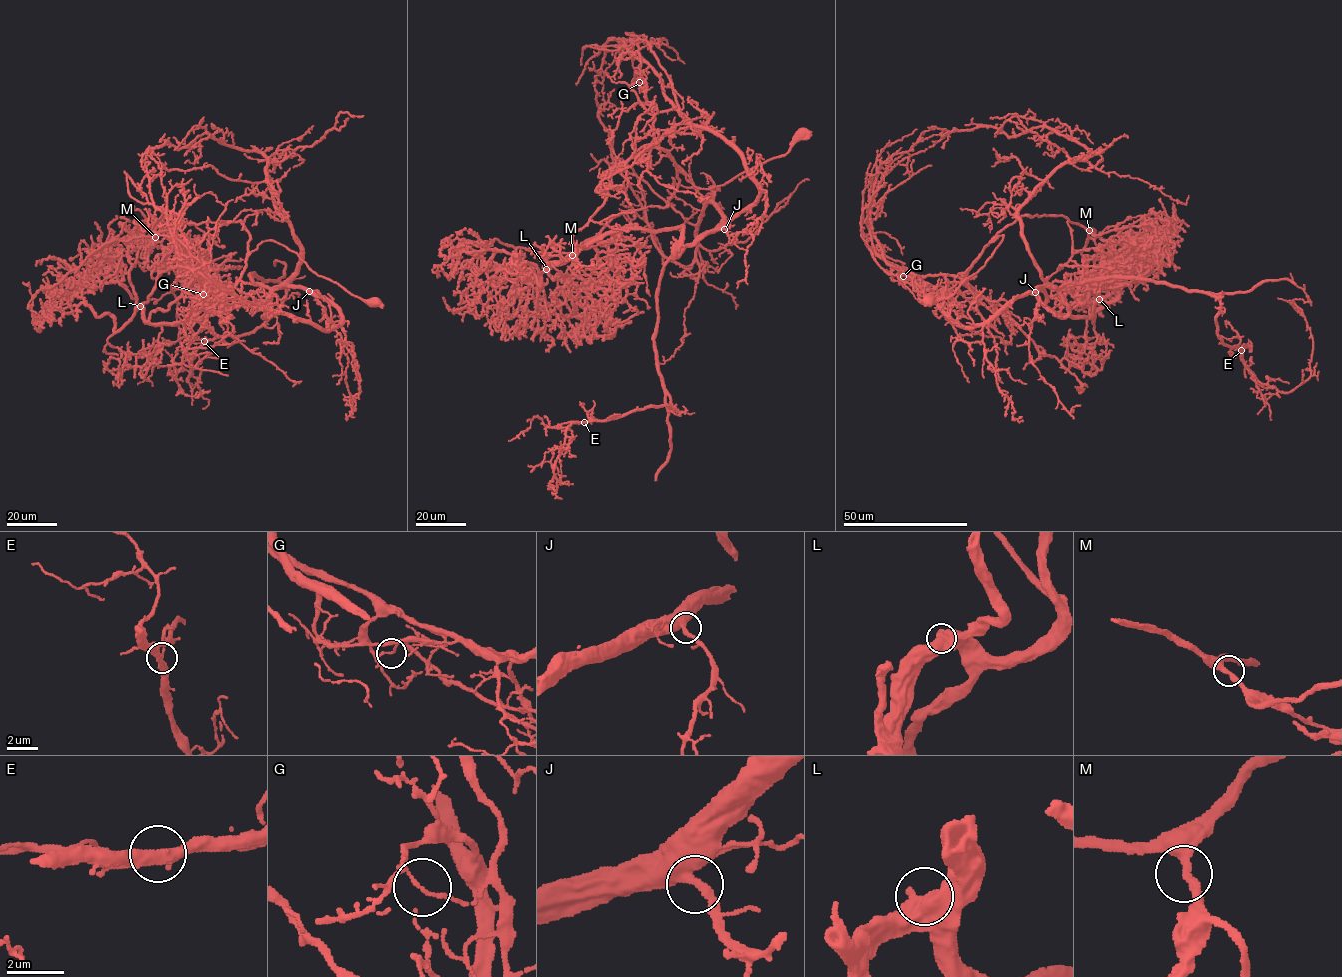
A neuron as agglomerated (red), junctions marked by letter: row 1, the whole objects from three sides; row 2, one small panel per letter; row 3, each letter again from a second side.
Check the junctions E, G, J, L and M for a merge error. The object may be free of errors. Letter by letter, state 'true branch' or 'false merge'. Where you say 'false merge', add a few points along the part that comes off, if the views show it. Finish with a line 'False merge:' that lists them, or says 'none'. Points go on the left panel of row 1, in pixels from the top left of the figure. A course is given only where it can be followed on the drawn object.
E: true branch
G: false merge | (202, 294), (231, 288), (240, 276), (250, 234), (240, 221), (177, 222), (102, 244), (42, 286), (28, 309)
J: true branch
L: true branch
M: true branch
False merge: G

